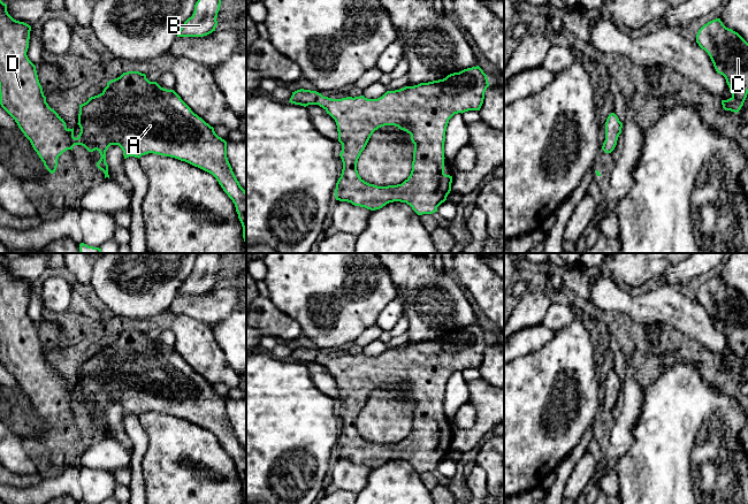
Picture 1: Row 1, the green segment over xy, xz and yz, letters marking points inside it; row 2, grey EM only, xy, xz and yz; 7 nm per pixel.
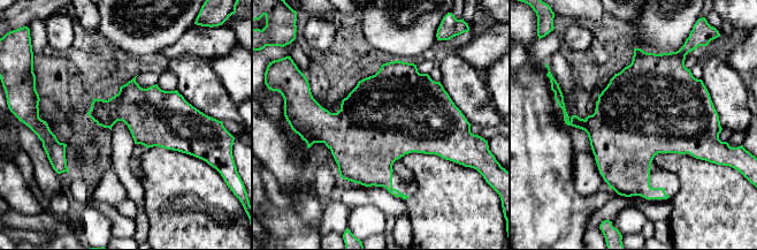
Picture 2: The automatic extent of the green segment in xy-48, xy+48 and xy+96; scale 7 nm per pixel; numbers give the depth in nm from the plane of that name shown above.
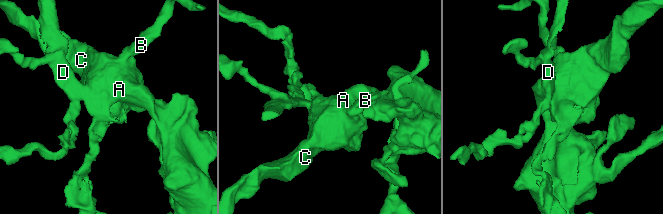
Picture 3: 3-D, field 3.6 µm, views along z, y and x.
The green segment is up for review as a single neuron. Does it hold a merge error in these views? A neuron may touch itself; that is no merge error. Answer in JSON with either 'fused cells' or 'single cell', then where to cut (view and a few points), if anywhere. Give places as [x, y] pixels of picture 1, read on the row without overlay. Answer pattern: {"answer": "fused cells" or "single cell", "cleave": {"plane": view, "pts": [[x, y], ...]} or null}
{"answer": "single cell", "cleave": null}

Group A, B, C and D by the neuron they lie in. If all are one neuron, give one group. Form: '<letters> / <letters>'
A B C D

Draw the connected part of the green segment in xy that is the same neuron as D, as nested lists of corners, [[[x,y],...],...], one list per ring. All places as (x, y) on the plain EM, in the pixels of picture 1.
[[[0,258],[0,362],[15,377],[51,432],[56,428],[59,414],[67,407],[72,408],[75,403],[100,411],[97,425],[104,429],[105,436],[109,436],[106,408],[110,403],[119,403],[124,417],[139,417],[153,411],[185,419],[212,432],[232,458],[246,504],[246,449],[228,419],[227,399],[215,391],[213,384],[194,372],[174,348],[150,339],[145,331],[128,329],[109,338],[100,352],[79,362],[77,382],[81,390],[75,396],[74,385],[69,387],[46,360],[36,323],[26,313],[30,289],[31,284],[14,277],[7,269],[7,262]]]

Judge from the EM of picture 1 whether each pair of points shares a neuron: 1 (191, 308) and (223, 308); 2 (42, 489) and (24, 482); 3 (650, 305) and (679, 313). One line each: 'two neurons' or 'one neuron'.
1: one neuron
2: two neurons
3: one neuron

